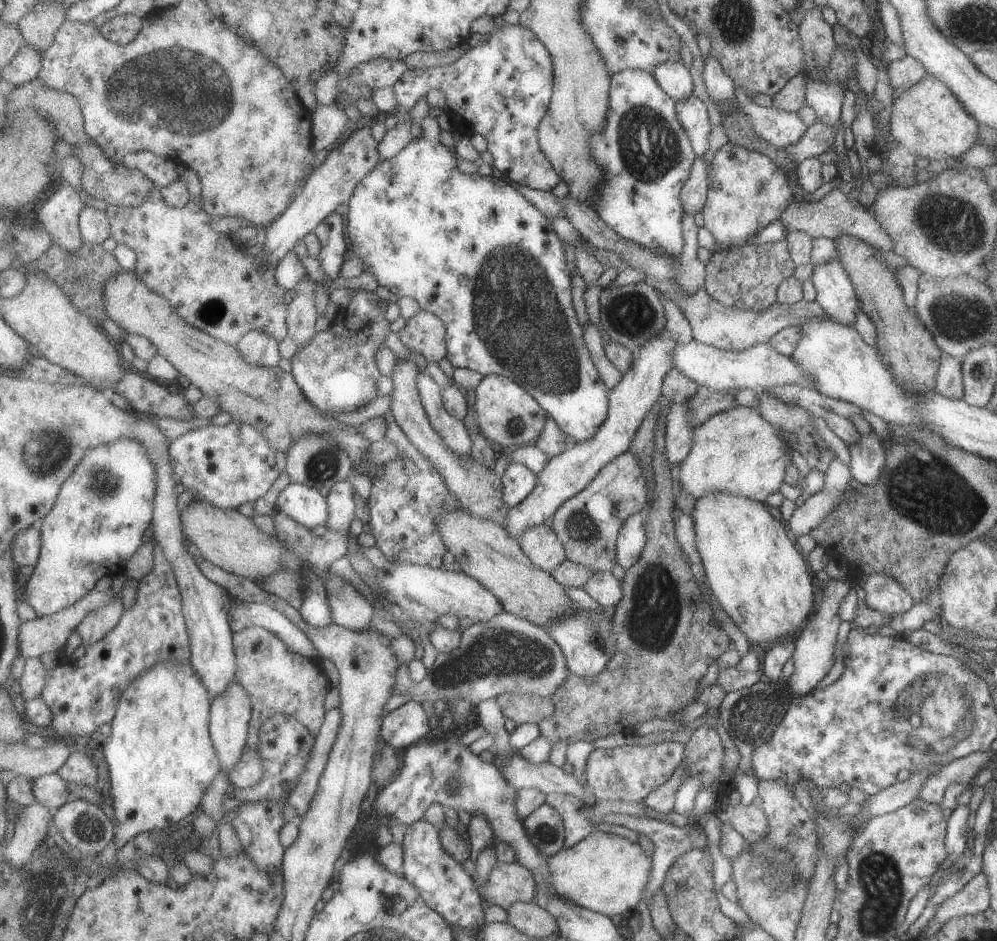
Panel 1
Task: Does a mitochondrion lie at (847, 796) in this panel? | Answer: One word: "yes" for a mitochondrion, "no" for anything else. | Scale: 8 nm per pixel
no

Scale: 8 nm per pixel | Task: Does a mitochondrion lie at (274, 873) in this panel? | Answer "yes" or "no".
no

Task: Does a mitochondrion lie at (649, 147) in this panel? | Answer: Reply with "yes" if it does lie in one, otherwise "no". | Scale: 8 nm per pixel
yes

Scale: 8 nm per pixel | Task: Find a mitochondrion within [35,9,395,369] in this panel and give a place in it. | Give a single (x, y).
(152, 83)

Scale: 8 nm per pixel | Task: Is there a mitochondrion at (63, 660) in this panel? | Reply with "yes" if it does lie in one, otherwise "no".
no

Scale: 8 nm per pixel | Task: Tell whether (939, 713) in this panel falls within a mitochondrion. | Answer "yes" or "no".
yes

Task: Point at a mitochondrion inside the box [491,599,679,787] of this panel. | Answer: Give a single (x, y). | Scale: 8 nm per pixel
(594, 639)

